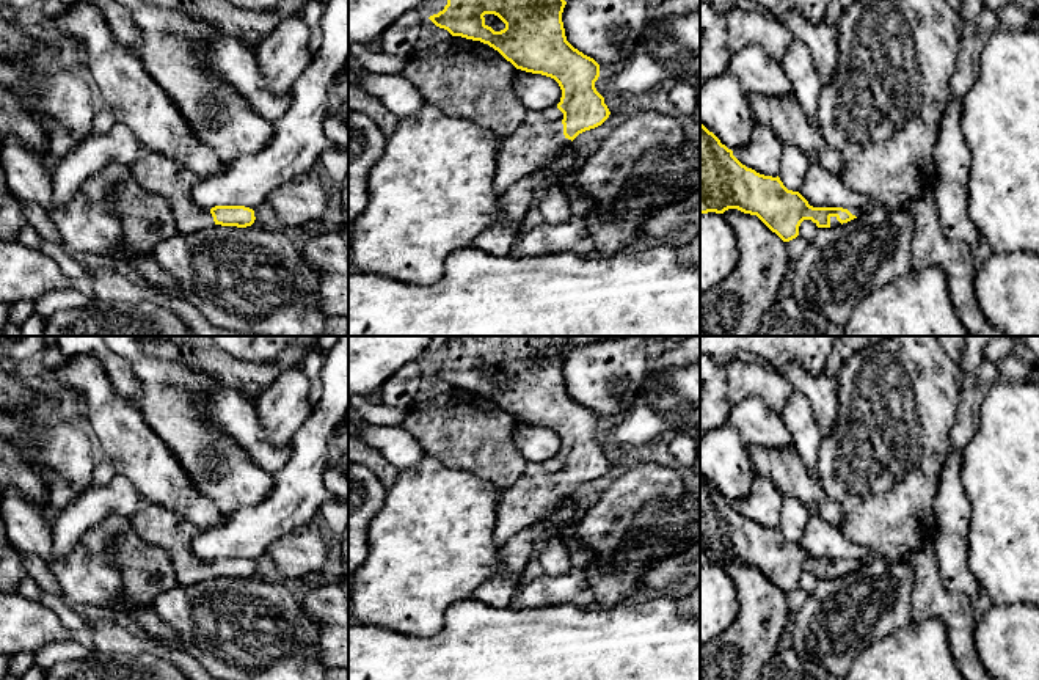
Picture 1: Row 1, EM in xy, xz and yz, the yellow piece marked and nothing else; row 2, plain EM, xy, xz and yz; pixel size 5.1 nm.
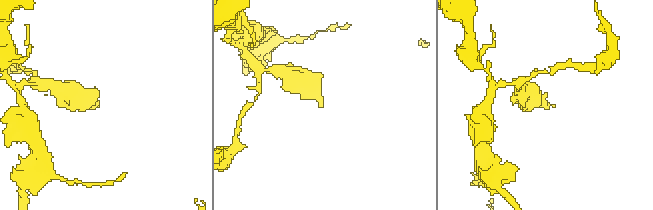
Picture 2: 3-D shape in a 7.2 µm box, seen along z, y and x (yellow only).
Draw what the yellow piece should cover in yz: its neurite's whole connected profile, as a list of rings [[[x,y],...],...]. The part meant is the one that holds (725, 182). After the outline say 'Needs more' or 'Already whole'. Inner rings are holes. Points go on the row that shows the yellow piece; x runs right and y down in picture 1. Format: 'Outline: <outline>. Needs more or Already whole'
Outline: [[[700,122],[700,214],[724,214],[728,209],[756,215],[783,242],[799,236],[804,220],[811,220],[818,228],[832,228],[863,212],[810,206],[799,192],[788,190],[778,176],[764,176],[742,165]]]. Needs more

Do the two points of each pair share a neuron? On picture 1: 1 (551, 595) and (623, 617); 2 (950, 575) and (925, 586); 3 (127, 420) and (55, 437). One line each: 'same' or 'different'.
1: different
2: different
3: different

